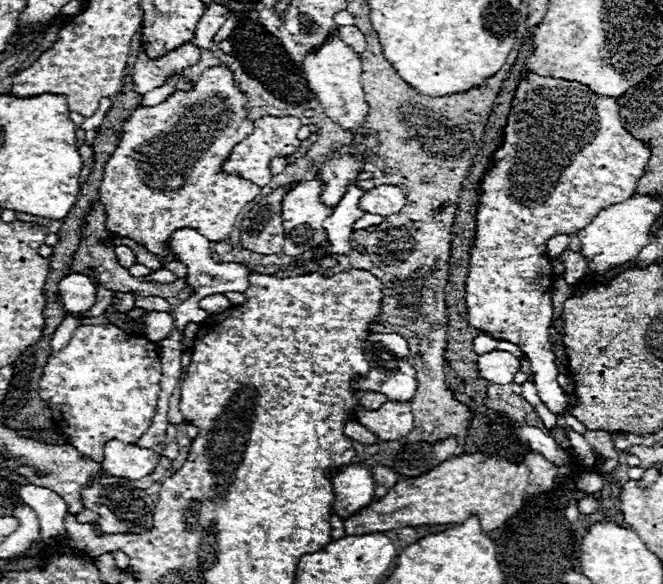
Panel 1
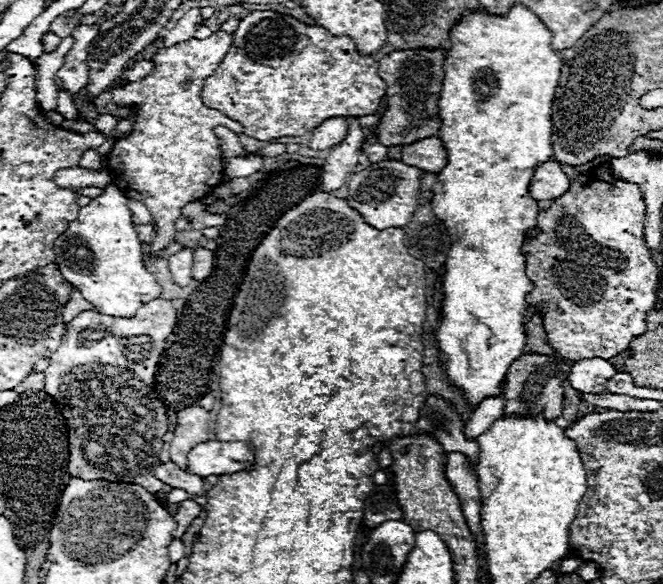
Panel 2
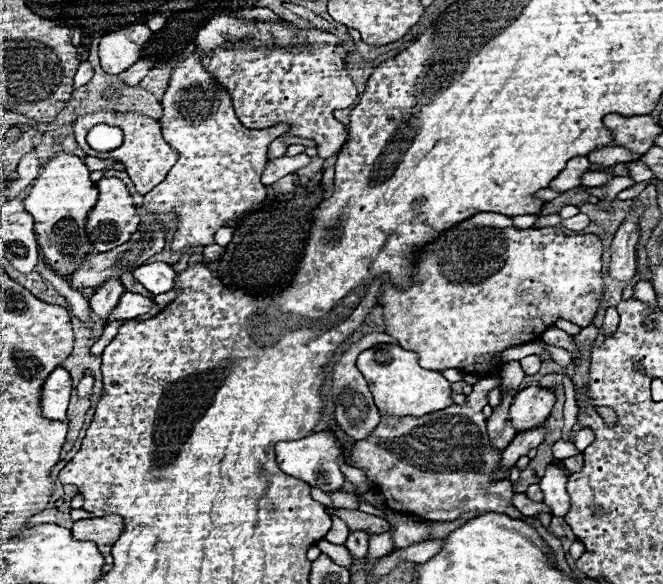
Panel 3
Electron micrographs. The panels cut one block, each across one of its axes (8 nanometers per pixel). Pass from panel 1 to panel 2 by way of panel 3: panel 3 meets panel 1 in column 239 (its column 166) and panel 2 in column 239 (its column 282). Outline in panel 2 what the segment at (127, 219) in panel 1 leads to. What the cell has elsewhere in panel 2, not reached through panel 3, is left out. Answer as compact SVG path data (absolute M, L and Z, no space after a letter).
M214 32L210 38L198 40L190 38L186 42L180 42L172 48L162 48L152 62L156 64L154 72L144 78L142 82L130 82L126 88L114 88L112 90L112 100L118 106L134 106L140 108L134 130L128 136L122 136L116 140L112 152L108 154L108 164L110 164L110 176L116 182L116 186L126 194L126 198L140 200L142 204L148 206L150 214L154 216L158 224L158 236L154 244L150 246L152 252L168 246L176 238L176 218L182 212L182 206L186 202L196 202L204 196L208 196L224 176L224 158L220 152L220 142L214 134L216 126L226 126L236 134L242 134L242 126L234 122L232 118L220 114L218 110L206 108L200 98L202 82L214 74L216 66L224 60L232 46L232 36L226 32Z

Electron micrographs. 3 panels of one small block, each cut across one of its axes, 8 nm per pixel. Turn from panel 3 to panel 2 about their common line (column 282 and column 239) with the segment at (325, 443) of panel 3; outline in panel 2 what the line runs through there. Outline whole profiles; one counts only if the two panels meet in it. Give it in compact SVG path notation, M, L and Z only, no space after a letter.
M210 440L194 446L188 454L188 472L206 476L234 474L240 470L252 470L254 454L244 442L220 442Z

